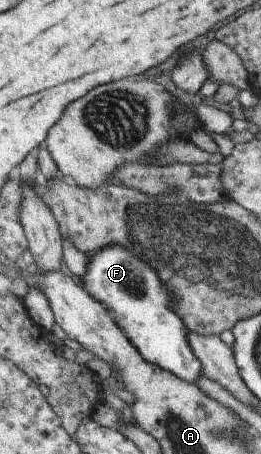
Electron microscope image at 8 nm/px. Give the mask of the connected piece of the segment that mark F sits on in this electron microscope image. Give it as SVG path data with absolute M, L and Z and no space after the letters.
M108 244L86 255L85 270L79 277L80 285L107 311L140 357L185 382L197 385L202 365L189 346L187 327L171 310L173 299L157 271L120 244Z

